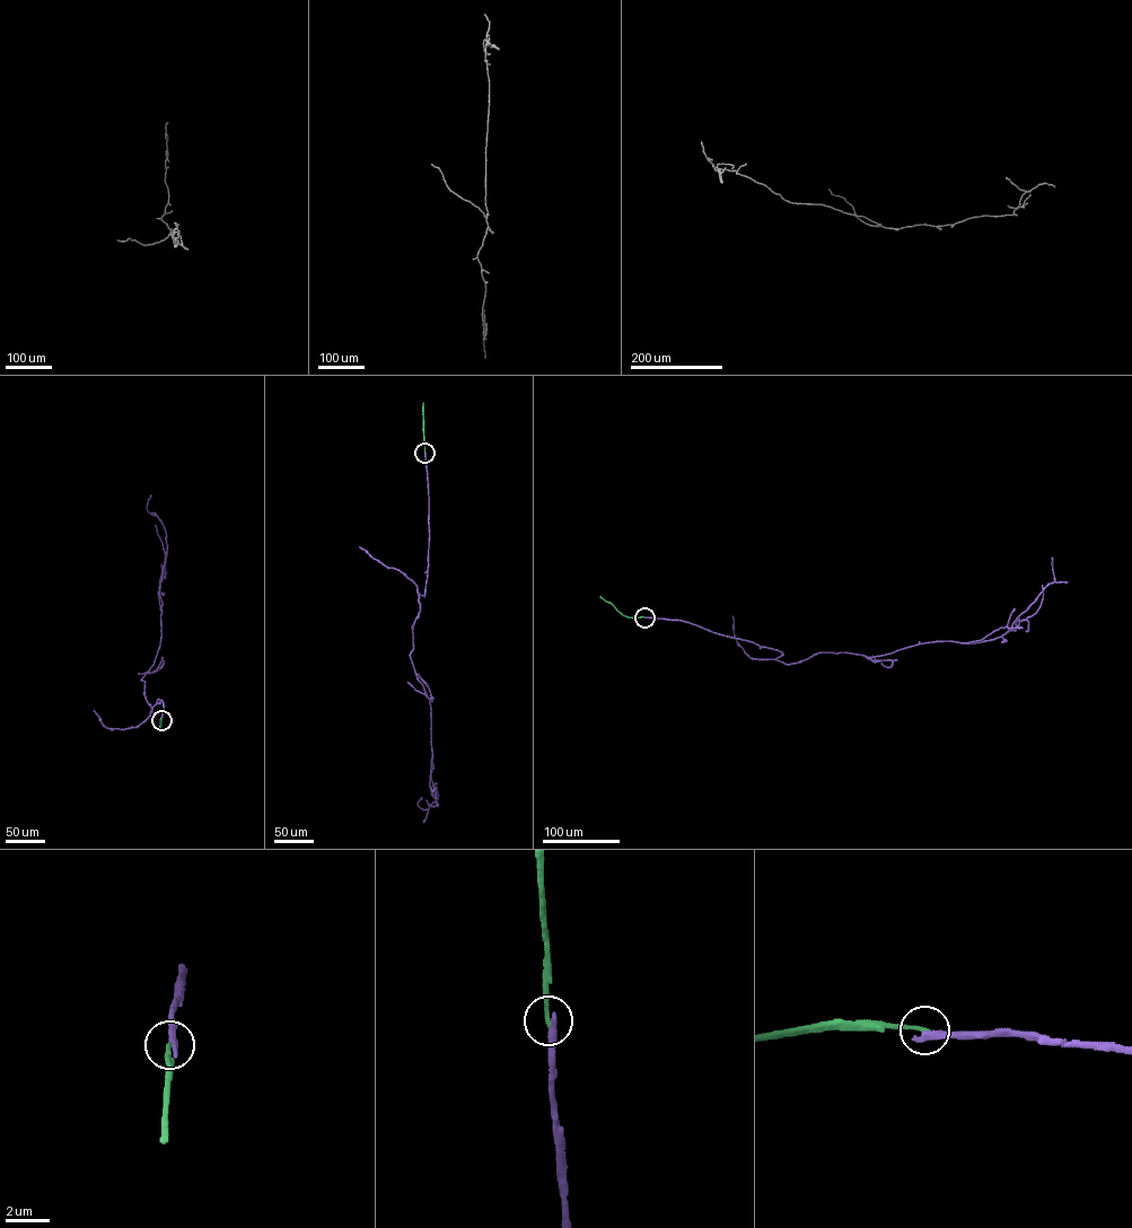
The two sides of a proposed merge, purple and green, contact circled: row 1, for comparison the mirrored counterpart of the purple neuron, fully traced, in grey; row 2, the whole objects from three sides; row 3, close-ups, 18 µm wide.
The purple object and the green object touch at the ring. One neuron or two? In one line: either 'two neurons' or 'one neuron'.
one neuron

